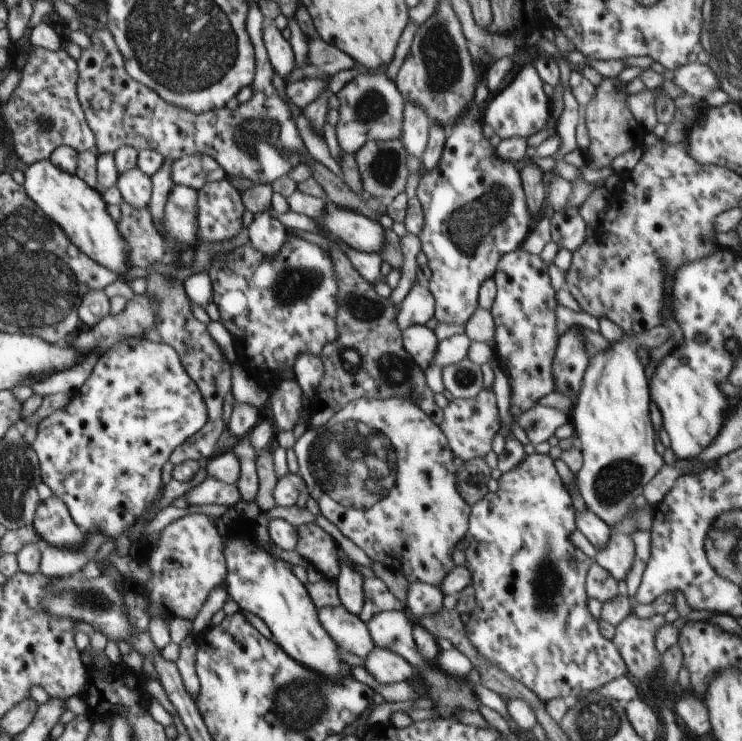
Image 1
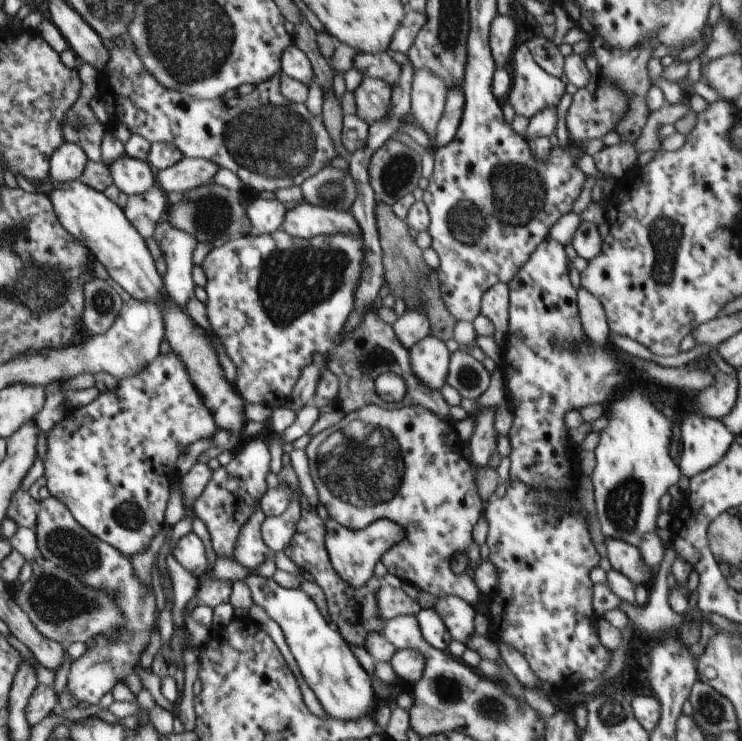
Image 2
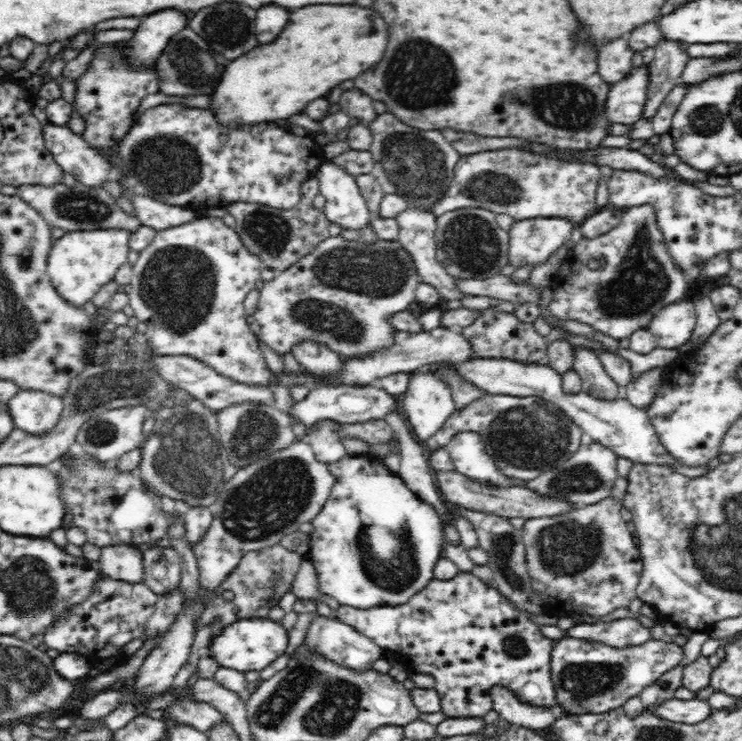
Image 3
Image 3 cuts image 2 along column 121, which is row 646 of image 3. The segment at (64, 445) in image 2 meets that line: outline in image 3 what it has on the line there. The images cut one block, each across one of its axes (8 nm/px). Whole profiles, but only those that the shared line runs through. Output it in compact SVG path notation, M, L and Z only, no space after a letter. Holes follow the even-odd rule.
M460 572L451 579L430 579L407 603L369 609L352 609L341 604L333 617L371 638L381 650L408 671L431 674L436 680L435 689L442 703L442 712L450 718L462 718L482 717L489 713L493 709L490 692L494 686L507 688L524 704L558 705L550 670L550 652L554 640L540 634L540 627L526 613L516 608L501 591L484 584L474 574Z

